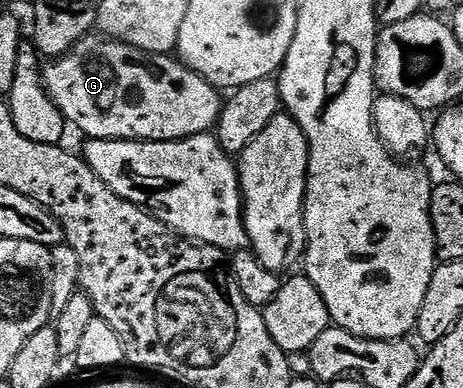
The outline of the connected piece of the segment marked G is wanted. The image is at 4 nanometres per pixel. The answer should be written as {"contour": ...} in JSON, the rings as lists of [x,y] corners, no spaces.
{"contour":[[[93,31],[87,37],[75,45],[70,53],[63,53],[61,57],[49,60],[42,69],[44,75],[44,85],[48,88],[56,106],[62,111],[65,122],[77,125],[85,134],[85,138],[91,139],[114,139],[115,141],[181,141],[187,137],[193,137],[199,133],[207,133],[217,128],[222,112],[221,90],[217,86],[211,85],[201,73],[195,73],[188,68],[183,61],[175,56],[166,53],[143,53],[141,49],[136,49],[133,45],[128,45],[124,41],[115,41],[110,37],[105,37],[99,31]]]}

